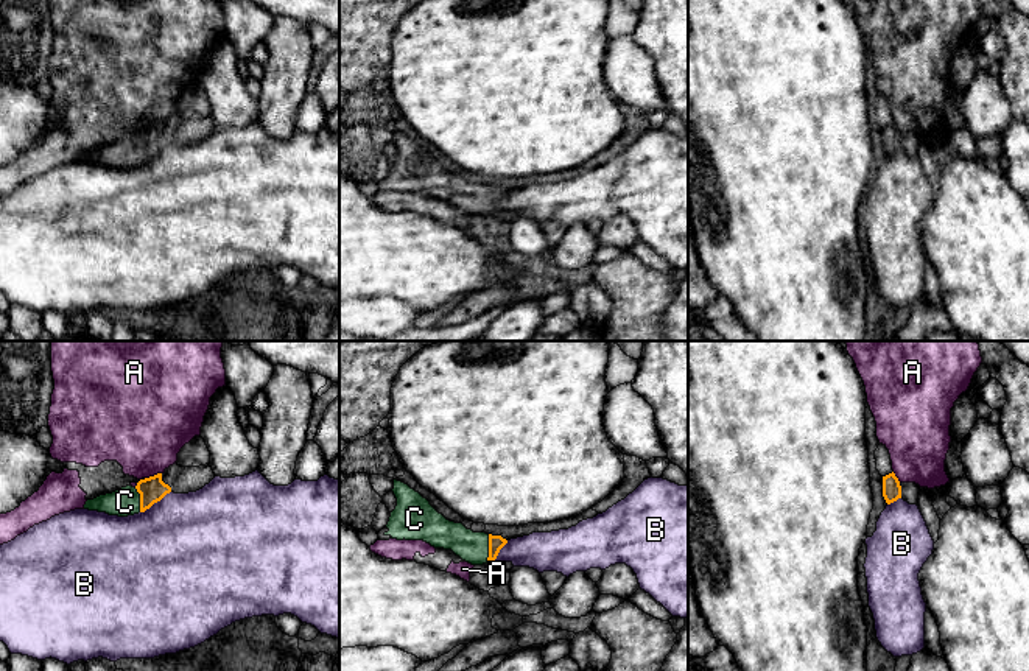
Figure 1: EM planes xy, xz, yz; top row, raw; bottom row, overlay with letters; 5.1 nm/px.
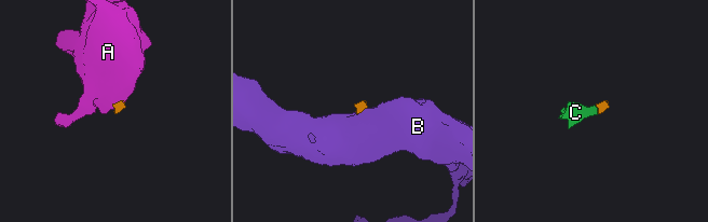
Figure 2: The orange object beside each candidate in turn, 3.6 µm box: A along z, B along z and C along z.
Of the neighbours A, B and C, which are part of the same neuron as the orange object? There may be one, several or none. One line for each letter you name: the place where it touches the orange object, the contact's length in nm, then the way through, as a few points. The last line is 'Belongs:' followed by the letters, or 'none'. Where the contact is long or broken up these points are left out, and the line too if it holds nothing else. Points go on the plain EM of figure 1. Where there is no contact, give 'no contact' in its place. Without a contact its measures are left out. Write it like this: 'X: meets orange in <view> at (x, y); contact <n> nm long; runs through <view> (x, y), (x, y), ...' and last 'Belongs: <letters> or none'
C: meets orange in xz at (489, 200); contact 140 nm long; runs through xz (495, 193), (489, 200), (472, 198)
Belongs: C

